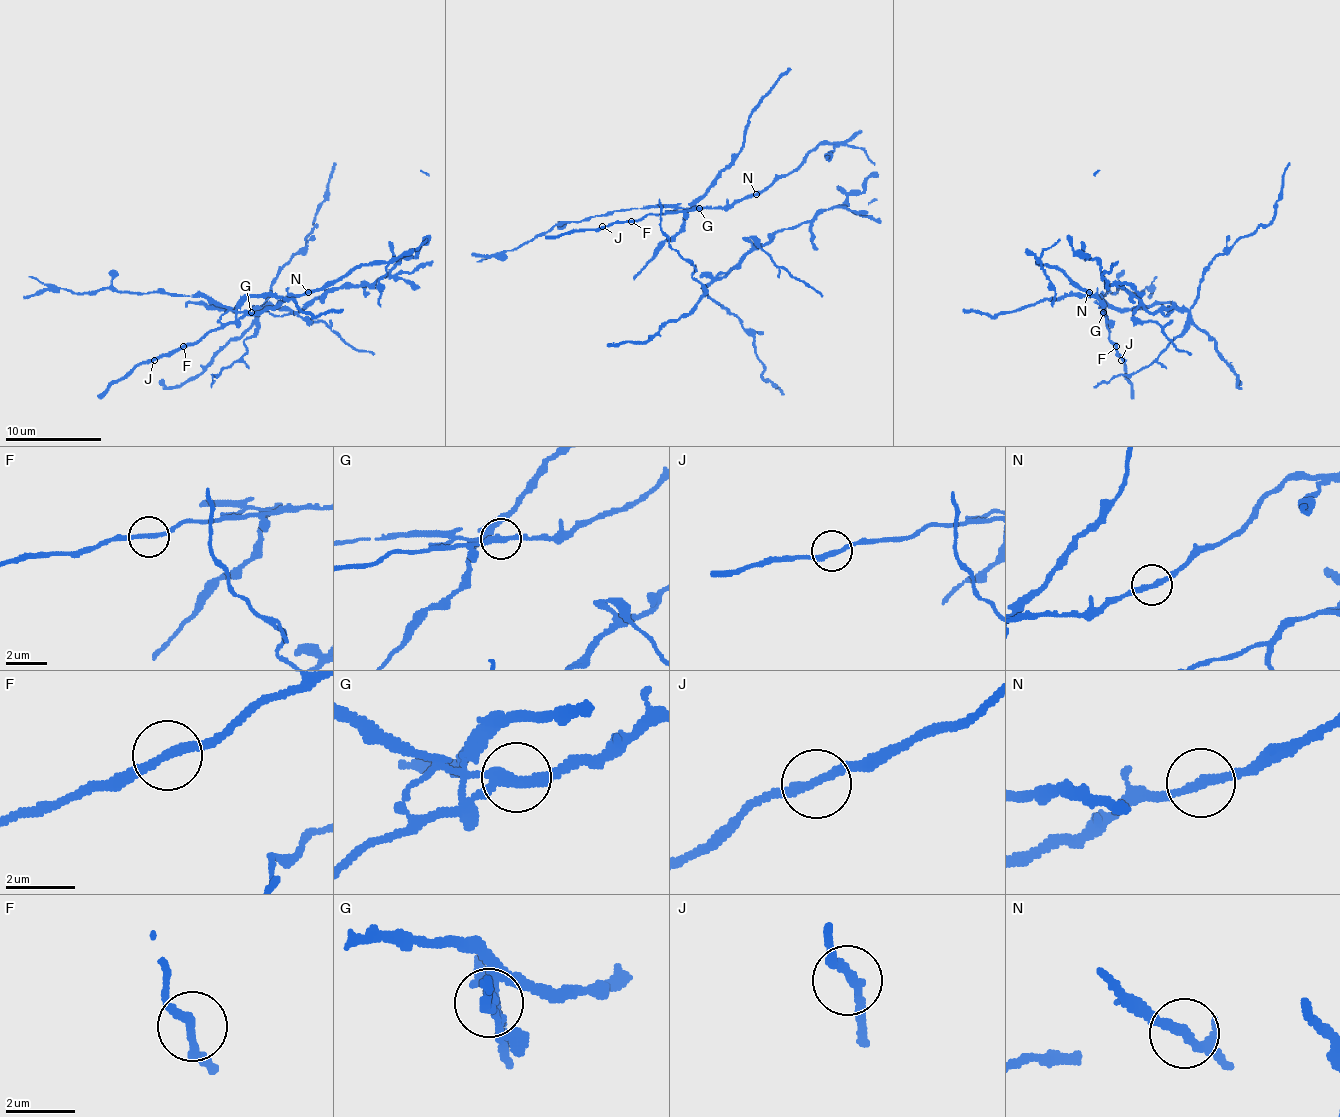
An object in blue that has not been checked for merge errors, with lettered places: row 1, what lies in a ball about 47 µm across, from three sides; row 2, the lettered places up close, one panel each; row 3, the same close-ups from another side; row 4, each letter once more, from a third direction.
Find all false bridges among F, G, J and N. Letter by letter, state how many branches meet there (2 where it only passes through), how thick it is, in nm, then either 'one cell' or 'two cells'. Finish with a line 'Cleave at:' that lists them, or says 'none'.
F: branches 2; calibre 220 nm; one cell
G: branches 3; calibre 240 nm; two cells
J: branches 2; calibre 240 nm; one cell
N: branches 2; calibre 240 nm; two cells
Cleave at: G, N

